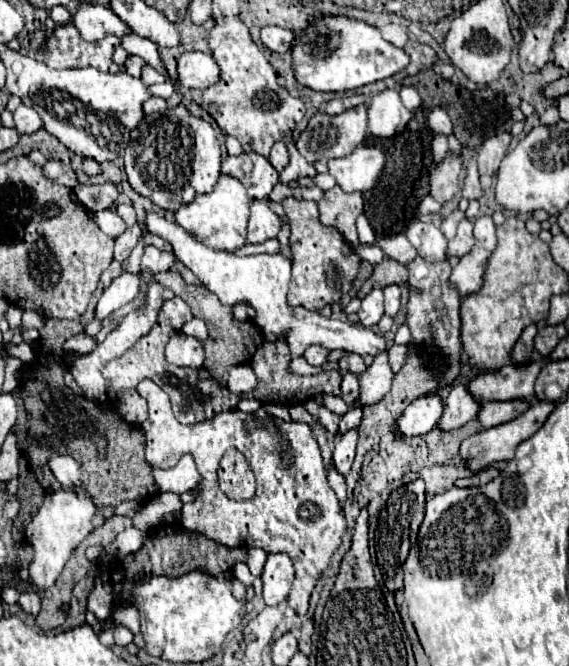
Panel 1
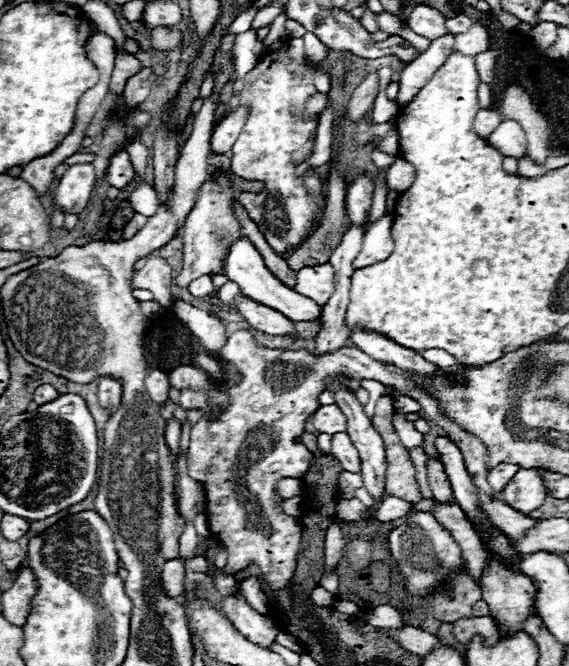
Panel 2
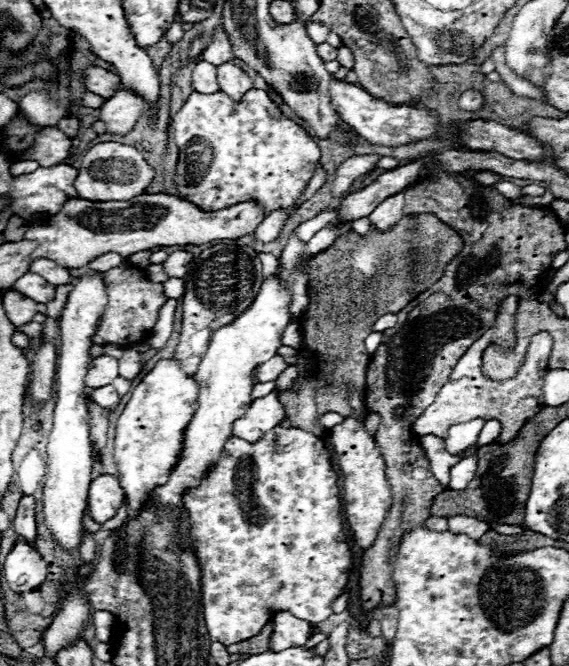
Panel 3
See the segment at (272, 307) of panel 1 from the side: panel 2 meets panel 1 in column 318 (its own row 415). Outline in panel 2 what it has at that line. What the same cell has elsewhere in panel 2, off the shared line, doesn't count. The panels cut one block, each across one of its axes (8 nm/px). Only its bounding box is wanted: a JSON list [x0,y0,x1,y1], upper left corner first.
[314,404,346,434]

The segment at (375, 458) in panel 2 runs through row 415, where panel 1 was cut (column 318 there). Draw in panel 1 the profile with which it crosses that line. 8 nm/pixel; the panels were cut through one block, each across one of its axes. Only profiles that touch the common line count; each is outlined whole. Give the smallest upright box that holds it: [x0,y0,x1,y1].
[304,344,328,366]

